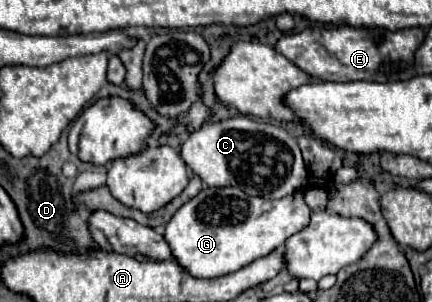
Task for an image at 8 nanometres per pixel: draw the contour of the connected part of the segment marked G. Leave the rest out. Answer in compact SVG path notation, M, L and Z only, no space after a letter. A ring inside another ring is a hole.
M206 188L196 198L188 200L184 206L176 210L176 214L166 224L164 238L168 240L174 260L182 268L186 268L196 278L216 278L230 272L236 272L248 264L252 264L256 258L268 256L276 248L284 246L284 242L300 232L304 226L308 226L308 218L312 216L310 206L304 202L304 192L296 192L290 196L284 196L280 200L266 200L266 198L252 198L246 196L242 190L236 188Z

